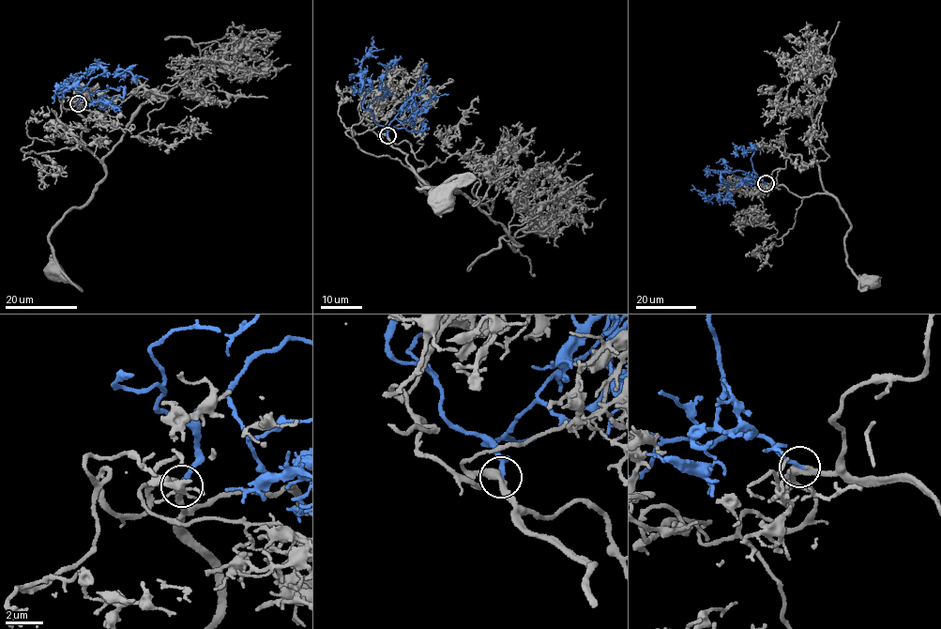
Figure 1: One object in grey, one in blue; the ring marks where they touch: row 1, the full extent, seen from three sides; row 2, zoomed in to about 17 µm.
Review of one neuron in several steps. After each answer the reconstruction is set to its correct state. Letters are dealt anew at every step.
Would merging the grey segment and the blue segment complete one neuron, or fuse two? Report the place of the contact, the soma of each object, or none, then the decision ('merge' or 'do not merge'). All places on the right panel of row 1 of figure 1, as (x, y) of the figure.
at (766, 183); cell body of grey at (869, 282); no cell body on blue; merge

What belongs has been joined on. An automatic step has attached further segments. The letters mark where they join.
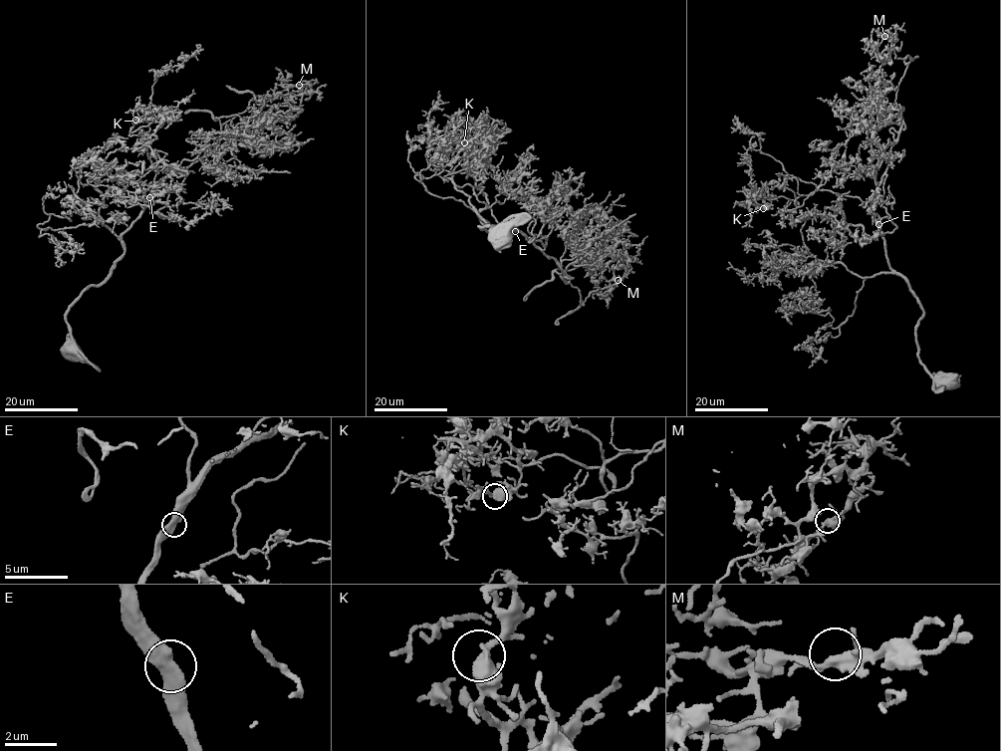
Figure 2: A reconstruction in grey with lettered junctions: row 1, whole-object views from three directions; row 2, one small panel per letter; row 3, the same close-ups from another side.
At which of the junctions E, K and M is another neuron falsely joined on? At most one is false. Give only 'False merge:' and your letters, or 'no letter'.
False merge: no letter

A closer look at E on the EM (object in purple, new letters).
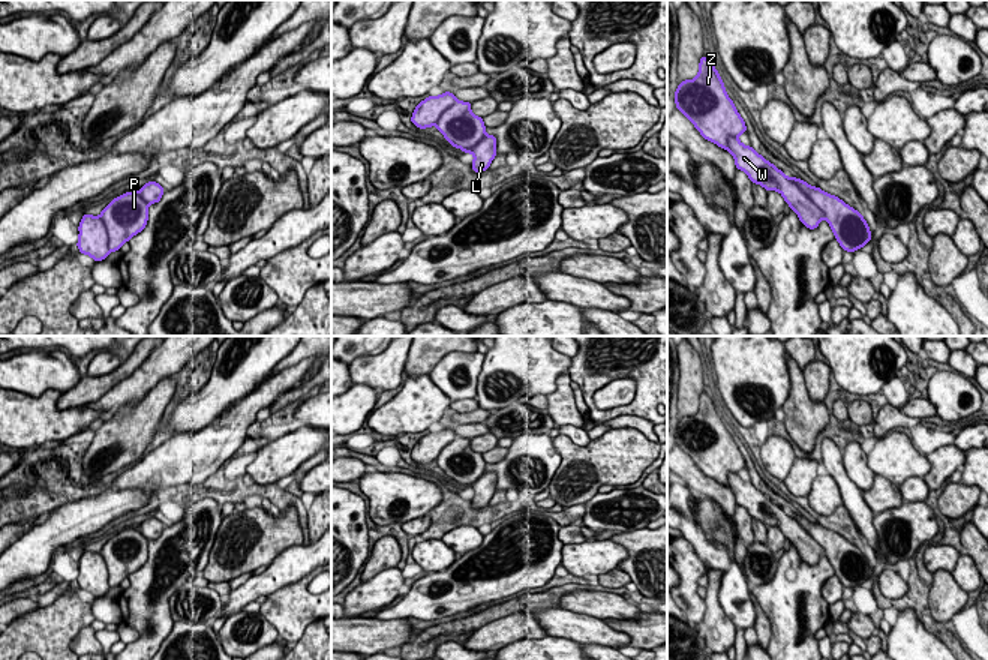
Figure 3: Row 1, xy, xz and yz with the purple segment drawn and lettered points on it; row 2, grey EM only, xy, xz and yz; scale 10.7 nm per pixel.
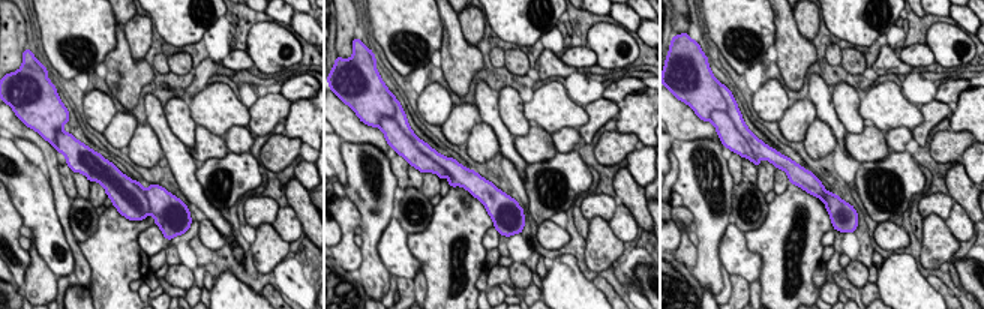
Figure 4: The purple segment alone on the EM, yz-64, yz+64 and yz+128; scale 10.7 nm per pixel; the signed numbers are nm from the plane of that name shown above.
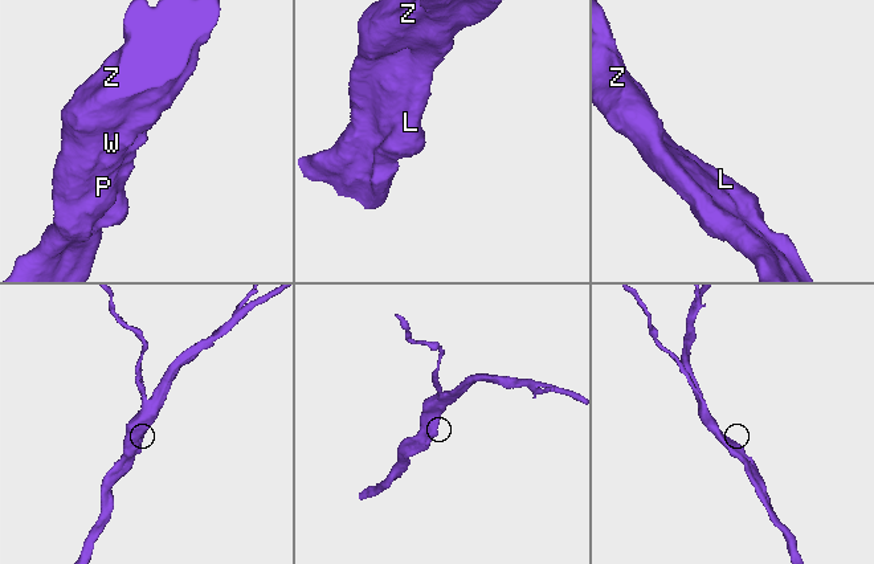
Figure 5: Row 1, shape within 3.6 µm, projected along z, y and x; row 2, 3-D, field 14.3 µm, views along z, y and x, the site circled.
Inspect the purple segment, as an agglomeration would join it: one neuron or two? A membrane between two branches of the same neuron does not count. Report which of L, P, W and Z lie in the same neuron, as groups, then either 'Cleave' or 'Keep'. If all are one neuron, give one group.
Groups: L P W Z. Keep

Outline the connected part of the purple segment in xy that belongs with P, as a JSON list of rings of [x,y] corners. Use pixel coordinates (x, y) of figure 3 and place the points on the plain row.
[[[153,518],[145,519],[138,528],[126,528],[114,534],[99,552],[84,550],[79,558],[79,590],[103,597],[109,588],[120,586],[144,566],[148,556],[148,542],[159,538],[163,524]]]

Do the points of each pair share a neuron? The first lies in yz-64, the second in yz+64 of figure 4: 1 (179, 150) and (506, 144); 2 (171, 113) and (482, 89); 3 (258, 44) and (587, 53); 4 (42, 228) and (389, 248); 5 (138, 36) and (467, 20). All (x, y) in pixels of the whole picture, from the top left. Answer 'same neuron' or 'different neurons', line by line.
1: same neuron
2: same neuron
3: different neurons
4: same neuron
5: same neuron

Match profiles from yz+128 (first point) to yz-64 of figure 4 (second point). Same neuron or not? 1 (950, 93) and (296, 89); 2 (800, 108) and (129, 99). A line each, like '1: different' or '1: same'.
1: same
2: different

